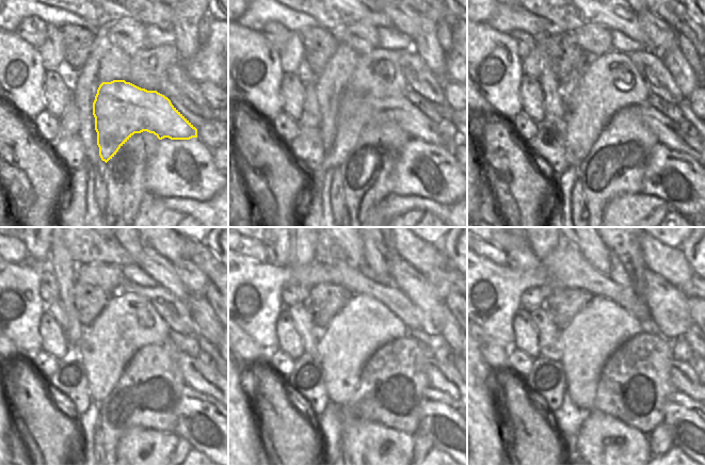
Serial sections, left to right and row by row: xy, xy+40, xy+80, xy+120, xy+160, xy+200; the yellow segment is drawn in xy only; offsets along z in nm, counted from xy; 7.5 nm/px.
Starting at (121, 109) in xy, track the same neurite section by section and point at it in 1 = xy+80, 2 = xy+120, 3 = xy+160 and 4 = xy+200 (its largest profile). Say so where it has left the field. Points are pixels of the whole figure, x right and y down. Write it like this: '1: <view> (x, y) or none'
1: xy+80 (668, 132)
2: xy+120 (202, 378)
3: xy+160 (445, 379)
4: xy+200 (684, 379)

